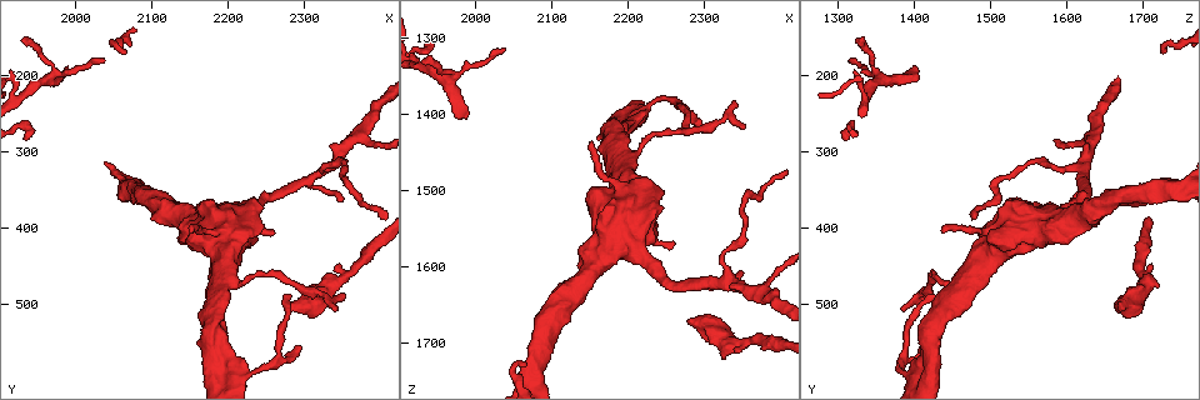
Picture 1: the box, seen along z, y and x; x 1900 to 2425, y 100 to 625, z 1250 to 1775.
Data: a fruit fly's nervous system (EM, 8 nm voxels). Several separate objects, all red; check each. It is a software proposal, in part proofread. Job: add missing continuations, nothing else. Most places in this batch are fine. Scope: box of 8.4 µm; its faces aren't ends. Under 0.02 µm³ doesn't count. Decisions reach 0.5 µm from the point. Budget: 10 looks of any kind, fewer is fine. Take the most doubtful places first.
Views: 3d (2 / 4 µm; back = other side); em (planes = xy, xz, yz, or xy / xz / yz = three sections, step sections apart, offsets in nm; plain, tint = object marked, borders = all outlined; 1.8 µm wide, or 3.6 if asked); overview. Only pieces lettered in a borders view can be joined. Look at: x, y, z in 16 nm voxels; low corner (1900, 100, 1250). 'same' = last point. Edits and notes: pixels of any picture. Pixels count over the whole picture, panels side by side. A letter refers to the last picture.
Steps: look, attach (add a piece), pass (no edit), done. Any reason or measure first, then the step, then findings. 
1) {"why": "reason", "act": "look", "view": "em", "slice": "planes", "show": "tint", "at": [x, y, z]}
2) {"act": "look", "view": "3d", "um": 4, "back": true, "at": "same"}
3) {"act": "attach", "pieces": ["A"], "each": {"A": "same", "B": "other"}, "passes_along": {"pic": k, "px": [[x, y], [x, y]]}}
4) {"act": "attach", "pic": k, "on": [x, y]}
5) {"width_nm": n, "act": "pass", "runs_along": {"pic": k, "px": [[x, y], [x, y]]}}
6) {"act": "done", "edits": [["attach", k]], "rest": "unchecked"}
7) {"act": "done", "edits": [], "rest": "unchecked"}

{"why": "thick turns thin", "act": "look", "view": "3d", "um": 4, "at": [2365, 455, 1695]}

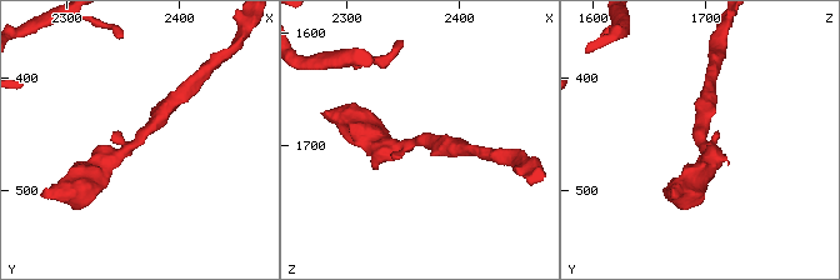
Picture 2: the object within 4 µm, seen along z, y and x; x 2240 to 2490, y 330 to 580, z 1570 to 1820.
{"arm_widths_nm": [220, 340], "why": "now the EM", "act": "look", "view": "em", "slice": "planes", "show": "borders", "at": [2362, 454, 1698]}

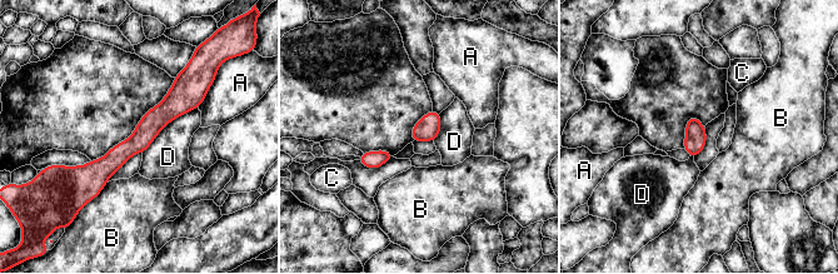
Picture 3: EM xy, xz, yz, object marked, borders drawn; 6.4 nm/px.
{"act": "pass", "each": {"A": "other", "B": "other", "C": "other", "D": "other"}, "runs_along": {"pic": 3, "px": [[200, 91], [101, 170], [75, 173]]}, "found": "none of them fits"}

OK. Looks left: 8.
{"why": "sudden change in width", "act": "look", "view": "3d", "um": 4, "at": [2235, 590, 1385]}

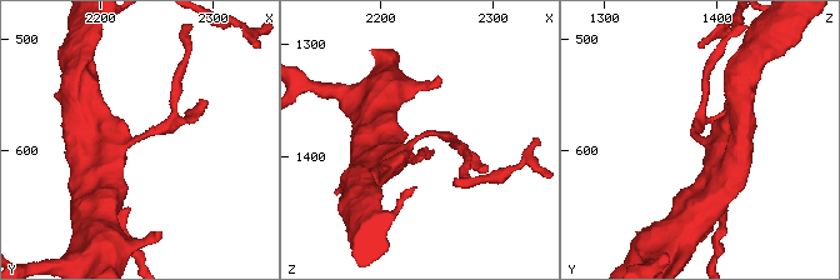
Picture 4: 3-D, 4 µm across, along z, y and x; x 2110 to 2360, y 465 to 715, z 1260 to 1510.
{"why": "need the tissue", "act": "look", "view": "em", "slice": "planes", "show": "borders", "at": [2236, 586, 1382]}

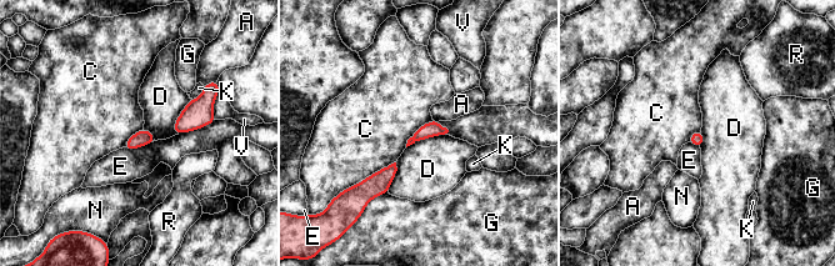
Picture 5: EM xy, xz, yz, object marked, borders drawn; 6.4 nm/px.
{"act": "pass", "each": {"A": "other", "C": "other", "D": "other", "E": "other", "G": "other", "K": "other", "N": "other", "R": "other", "V": "other"}, "border": {"pic": 5, "px": [[395, 161], [349, 187]]}, "found": "no lettered piece goes on from it"}

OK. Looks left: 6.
{"why": "three arms meet", "act": "look", "view": "em", "slice": "planes", "show": "borders", "at": [2330, 320, 1620]}

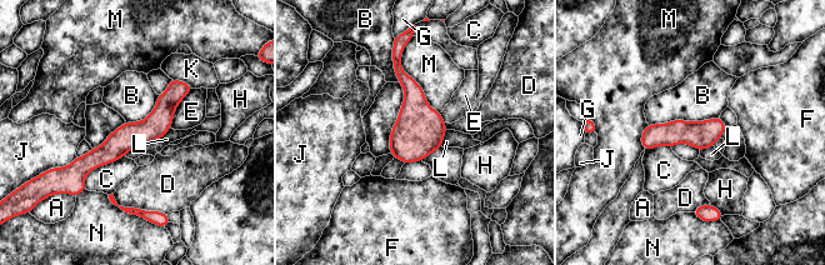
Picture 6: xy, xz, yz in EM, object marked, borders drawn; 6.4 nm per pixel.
{"width_nm": 180, "act": "pass", "each": {"A": "other", "B": "other", "C": "other", "D": "other", "E": "other", "F": "other", "G": "other", "H": "other", "J": "other", "K": "other", "L": "other", "M": "other", "N": "other"}, "border": {"pic": 6, "px": [[719, 115], [649, 125]]}, "found": "none of them fits"}

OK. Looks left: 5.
{"why": "free end", "act": "look", "view": "3d", "um": 4, "at": [2355, 485, 1420]}

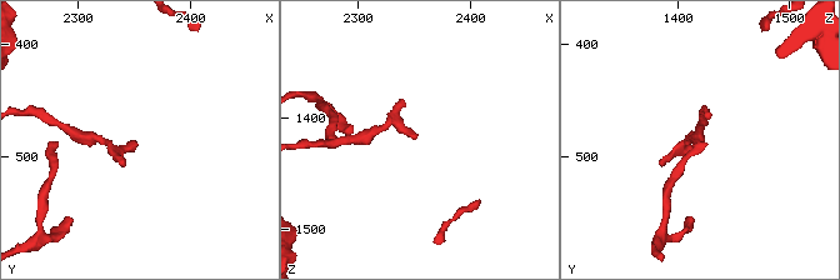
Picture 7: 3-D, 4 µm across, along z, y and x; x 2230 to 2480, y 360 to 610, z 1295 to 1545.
{"act": "look", "view": "em", "slice": "planes", "show": "borders", "at": [2350, 484, 1418]}

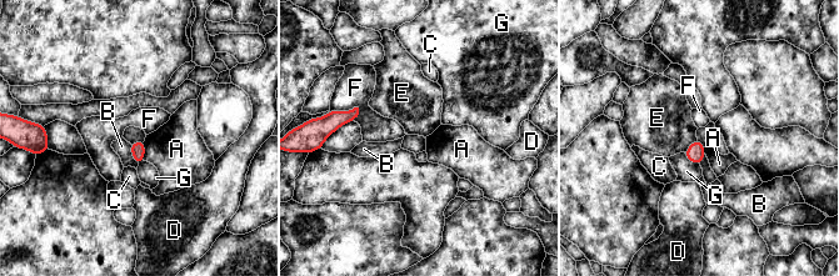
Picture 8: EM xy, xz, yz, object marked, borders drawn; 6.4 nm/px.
{"act": "pass", "each": {"A": "other", "B": "other", "C": "other", "D": "other", "E": "other", "F": "other", "G": "other"}, "border": {"pic": 8, "px": [[697, 139], [684, 152]]}, "found": "no lettered piece goes on from it"}

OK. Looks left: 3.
{"act": "done", "edits": [], "rest": "unchecked"}

